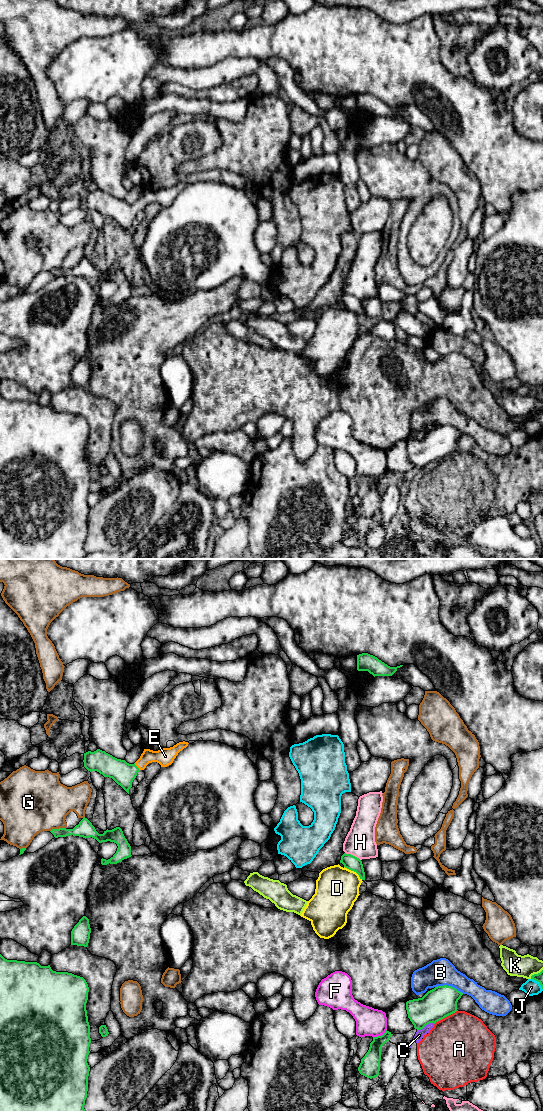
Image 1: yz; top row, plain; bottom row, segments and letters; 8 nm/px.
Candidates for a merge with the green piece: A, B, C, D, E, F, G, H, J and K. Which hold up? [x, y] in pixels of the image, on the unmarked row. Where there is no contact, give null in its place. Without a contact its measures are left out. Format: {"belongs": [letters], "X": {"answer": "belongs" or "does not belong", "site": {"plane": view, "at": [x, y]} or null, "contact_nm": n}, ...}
{"belongs": ["E"], "A": {"answer": "does not belong", "site": {"plane": "yz", "at": [445, 456]}, "contact_nm": 220}, "B": {"answer": "does not belong", "site": {"plane": "yz", "at": [449, 426]}, "contact_nm": 240}, "C": {"answer": "does not belong", "site": {"plane": "yz", "at": [425, 465]}, "contact_nm": 160}, "D": {"answer": "does not belong", "site": {"plane": "yz", "at": [353, 310]}, "contact_nm": 190}, "E": {"answer": "belongs", "site": {"plane": "yz", "at": [137, 207]}, "contact_nm": 80}, "F": {"answer": "does not belong", "site": {"plane": "yz", "at": [381, 475]}, "contact_nm": 130}, "G": {"answer": "does not belong", "site": {"plane": "yz", "at": [57, 269]}, "contact_nm": 130}, "H": {"answer": "does not belong", "site": {"plane": "yz", "at": [352, 295]}, "contact_nm": 140}, "J": {"answer": "does not belong", "site": {"plane": "yz", "at": [538, 421]}, "contact_nm": 130}, "K": {"answer": "does not belong", "site": {"plane": "yz", "at": [535, 414]}, "contact_nm": 130}}

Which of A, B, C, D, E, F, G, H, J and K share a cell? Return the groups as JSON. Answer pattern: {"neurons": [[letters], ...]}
{"neurons": [["A", "C"], ["B"], ["D"], ["E"], ["F"], ["G"], ["H"], ["J"], ["K"]]}

